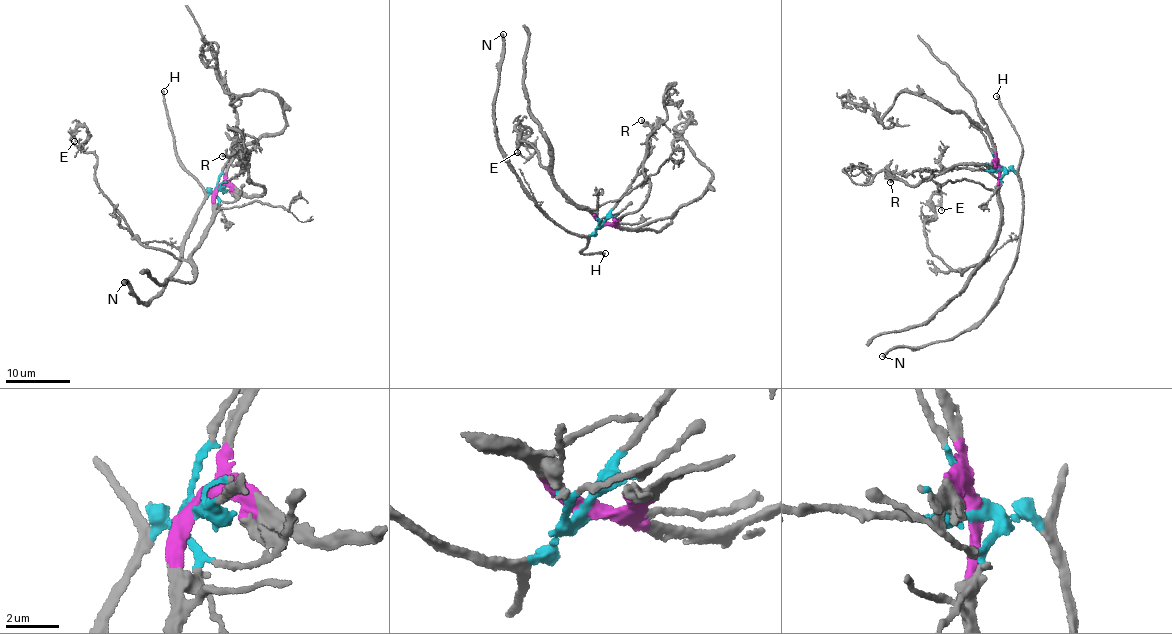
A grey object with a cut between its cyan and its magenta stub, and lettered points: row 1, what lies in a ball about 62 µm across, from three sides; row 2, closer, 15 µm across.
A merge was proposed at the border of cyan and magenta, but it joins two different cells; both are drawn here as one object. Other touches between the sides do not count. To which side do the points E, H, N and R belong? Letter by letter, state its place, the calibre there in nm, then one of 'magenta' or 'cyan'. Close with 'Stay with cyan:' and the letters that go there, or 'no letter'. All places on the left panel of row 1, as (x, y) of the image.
E: at (74, 141); 140 nm thick; magenta
H: at (164, 91); 240 nm thick; cyan
N: at (124, 282); 360 nm thick; cyan
R: at (222, 156); 200 nm thick; cyan
Stay with cyan: H, N, R

